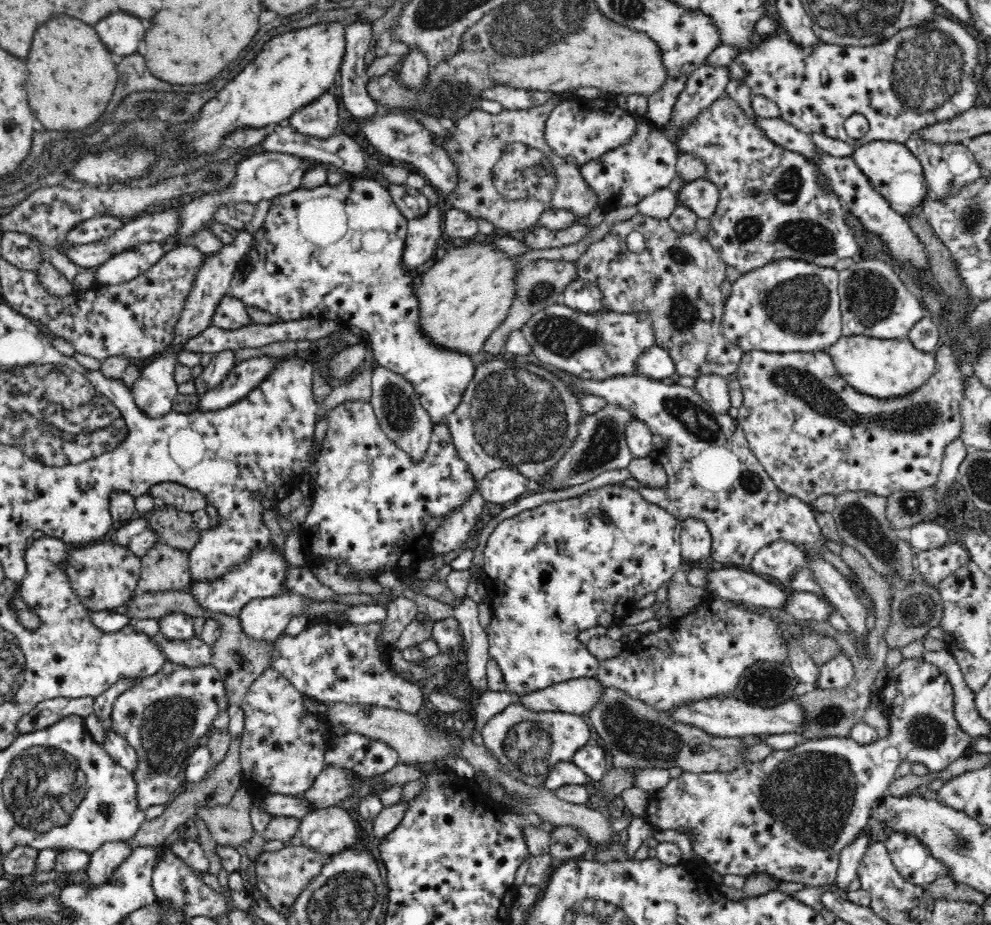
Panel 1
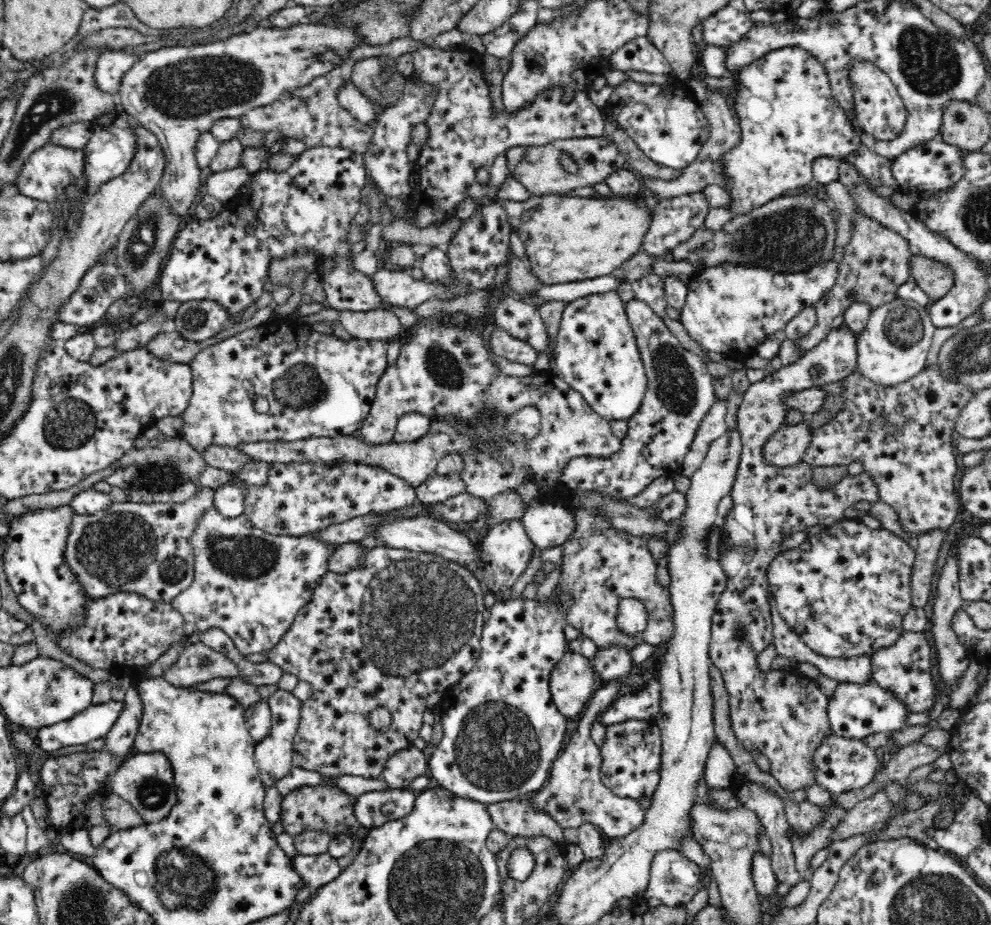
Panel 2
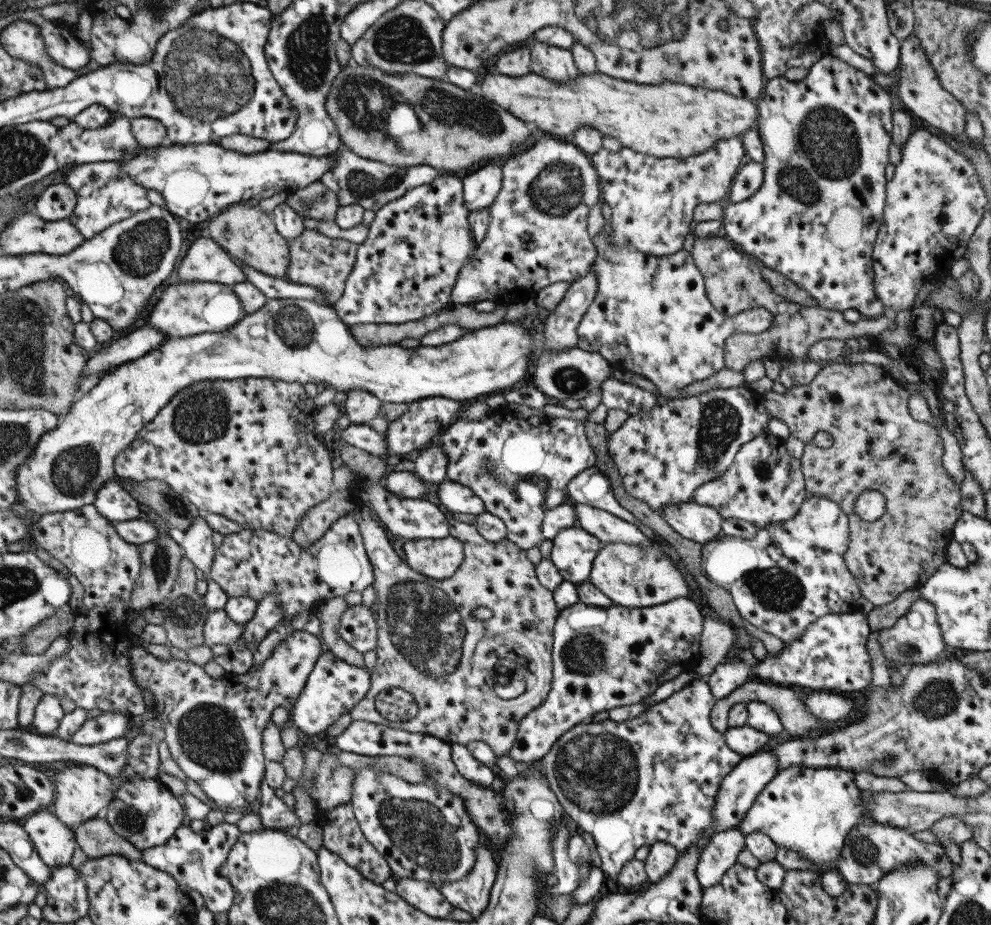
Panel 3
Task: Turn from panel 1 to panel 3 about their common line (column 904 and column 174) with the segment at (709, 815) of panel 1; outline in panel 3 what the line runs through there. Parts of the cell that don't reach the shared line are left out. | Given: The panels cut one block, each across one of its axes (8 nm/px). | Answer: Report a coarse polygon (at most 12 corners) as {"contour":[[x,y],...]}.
{"contour":[[293,631],[243,674],[126,650],[171,758],[219,808],[255,806],[273,708],[320,652]]}

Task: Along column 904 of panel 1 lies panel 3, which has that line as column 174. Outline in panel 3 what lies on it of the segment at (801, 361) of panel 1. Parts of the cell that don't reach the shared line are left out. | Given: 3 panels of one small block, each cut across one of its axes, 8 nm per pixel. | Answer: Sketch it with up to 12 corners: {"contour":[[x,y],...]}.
{"contour":[[200,380],[114,460],[291,537],[335,490],[303,385]]}

